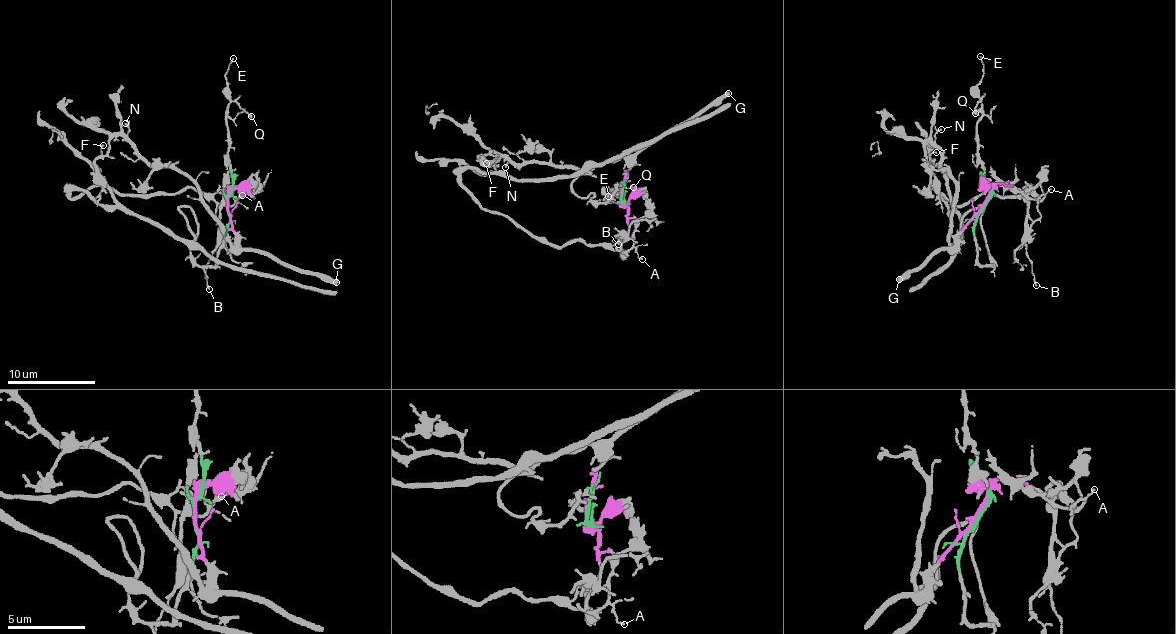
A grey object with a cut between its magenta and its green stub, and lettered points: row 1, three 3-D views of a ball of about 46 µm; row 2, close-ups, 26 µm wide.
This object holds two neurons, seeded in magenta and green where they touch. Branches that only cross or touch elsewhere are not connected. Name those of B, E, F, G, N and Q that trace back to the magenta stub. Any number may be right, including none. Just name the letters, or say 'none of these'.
B, F, G, N

